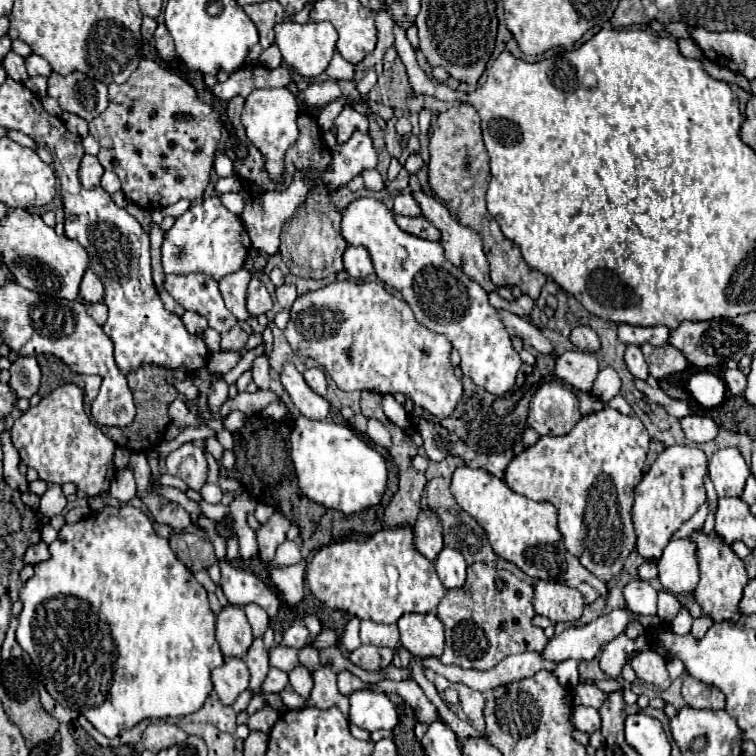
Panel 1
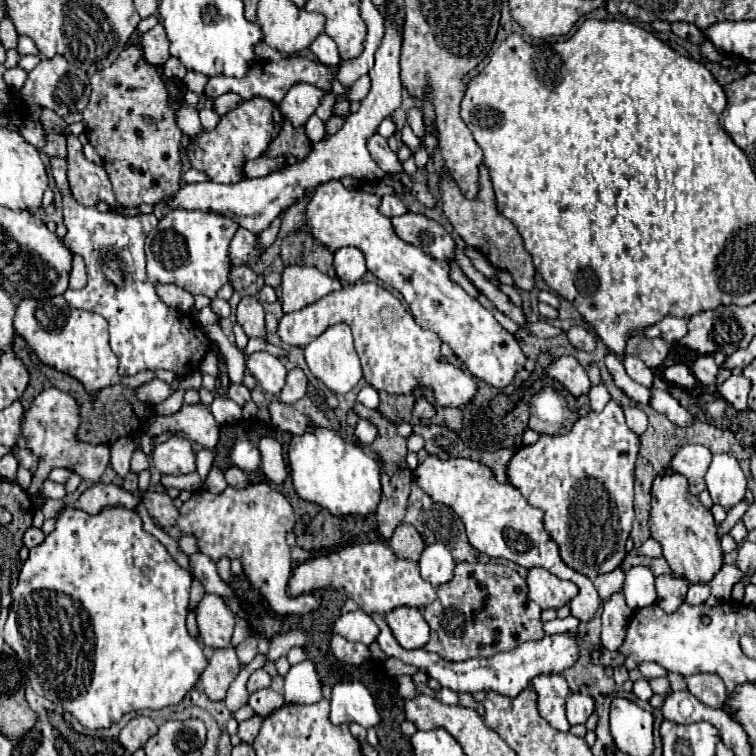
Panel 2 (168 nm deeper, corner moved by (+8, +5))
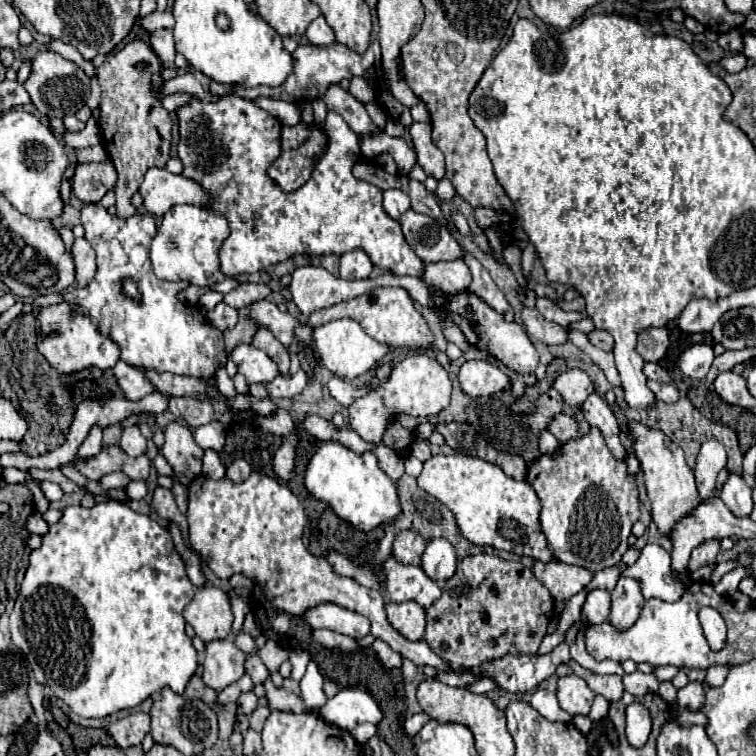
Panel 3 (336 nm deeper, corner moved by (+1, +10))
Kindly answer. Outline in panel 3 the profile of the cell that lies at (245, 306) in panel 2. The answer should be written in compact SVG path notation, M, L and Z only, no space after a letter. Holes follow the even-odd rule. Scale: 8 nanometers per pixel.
M259 326L257 334L253 338L253 346L267 352L267 356L271 356L271 360L275 360L281 376L289 374L289 352L275 340L275 336L269 330Z

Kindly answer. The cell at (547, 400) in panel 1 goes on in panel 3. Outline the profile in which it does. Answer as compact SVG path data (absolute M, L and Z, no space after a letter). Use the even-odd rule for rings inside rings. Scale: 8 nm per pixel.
M559 414L553 418L553 422L549 424L549 432L561 442L565 444L567 440L577 440L581 436L585 436L589 432L589 424L585 422L585 418L579 414L579 420L577 416L565 416L565 414Z

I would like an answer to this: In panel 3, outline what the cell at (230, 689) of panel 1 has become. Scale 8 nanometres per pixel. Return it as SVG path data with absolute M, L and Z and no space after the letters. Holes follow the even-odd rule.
M211 640L205 646L203 662L203 682L221 692L225 686L237 682L243 676L245 654L235 646L233 640Z

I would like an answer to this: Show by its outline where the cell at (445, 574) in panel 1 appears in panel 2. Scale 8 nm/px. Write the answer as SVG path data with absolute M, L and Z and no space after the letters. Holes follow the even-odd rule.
M440 543L428 545L418 563L420 563L422 577L426 581L430 581L434 587L448 583L454 575L454 567L456 567L450 549L446 545L440 545Z

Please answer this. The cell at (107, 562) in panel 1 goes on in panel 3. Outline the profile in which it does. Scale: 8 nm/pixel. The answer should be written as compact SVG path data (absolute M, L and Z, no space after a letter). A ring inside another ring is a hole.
M115 500L89 510L69 506L61 520L49 526L41 548L31 552L9 628L13 644L25 654L39 684L51 686L75 714L103 718L141 704L163 686L183 694L197 668L197 652L185 634L183 618L183 608L195 592L169 532L155 520Z

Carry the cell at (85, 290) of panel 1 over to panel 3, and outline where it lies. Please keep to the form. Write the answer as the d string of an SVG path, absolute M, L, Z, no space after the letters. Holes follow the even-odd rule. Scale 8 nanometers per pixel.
M77 238L71 254L75 260L75 268L77 268L77 286L83 288L95 276L95 268L97 268L95 266L95 250L91 248L91 244L85 238Z

